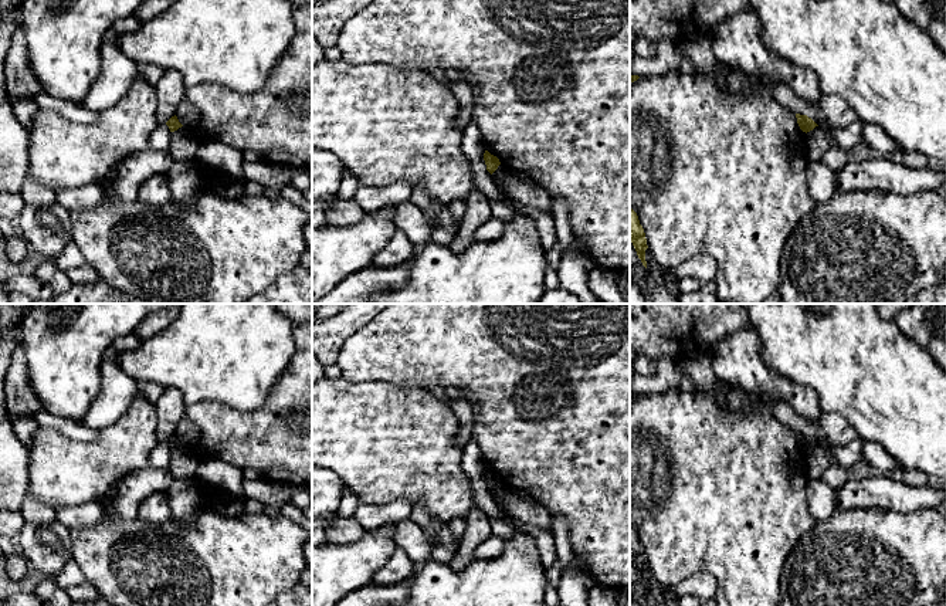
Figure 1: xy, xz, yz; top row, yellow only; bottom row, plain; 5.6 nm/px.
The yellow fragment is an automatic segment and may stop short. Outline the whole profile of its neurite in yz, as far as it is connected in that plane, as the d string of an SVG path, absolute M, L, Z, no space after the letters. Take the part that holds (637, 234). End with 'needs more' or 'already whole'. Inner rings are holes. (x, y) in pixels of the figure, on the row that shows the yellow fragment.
M630 206L630 240L637 251L638 258L641 260L642 265L647 268L645 261L645 250L647 238L642 226L640 224L637 213Z; already whole

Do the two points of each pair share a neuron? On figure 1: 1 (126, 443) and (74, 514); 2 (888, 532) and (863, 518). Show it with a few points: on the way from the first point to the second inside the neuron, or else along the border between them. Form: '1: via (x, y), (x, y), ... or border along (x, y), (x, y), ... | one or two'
1: border along (101, 503), (87, 501), (56, 508) | two
2: via (882, 532), (877, 532), (868, 524) | one

